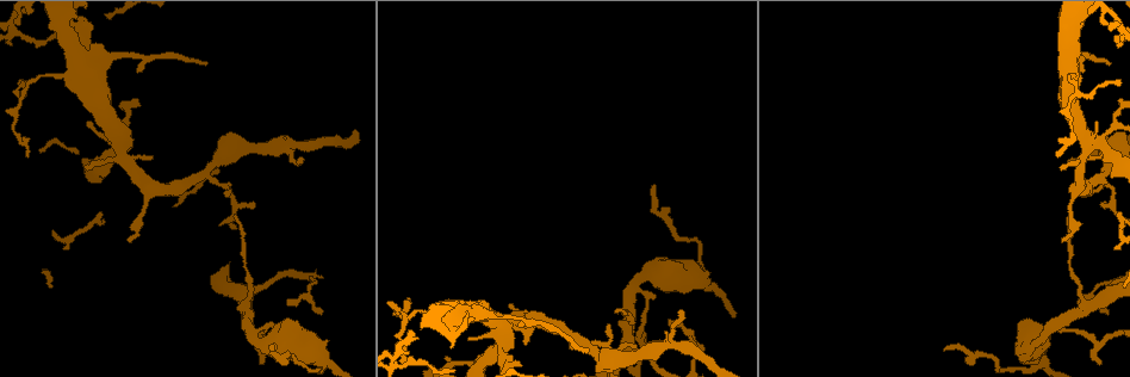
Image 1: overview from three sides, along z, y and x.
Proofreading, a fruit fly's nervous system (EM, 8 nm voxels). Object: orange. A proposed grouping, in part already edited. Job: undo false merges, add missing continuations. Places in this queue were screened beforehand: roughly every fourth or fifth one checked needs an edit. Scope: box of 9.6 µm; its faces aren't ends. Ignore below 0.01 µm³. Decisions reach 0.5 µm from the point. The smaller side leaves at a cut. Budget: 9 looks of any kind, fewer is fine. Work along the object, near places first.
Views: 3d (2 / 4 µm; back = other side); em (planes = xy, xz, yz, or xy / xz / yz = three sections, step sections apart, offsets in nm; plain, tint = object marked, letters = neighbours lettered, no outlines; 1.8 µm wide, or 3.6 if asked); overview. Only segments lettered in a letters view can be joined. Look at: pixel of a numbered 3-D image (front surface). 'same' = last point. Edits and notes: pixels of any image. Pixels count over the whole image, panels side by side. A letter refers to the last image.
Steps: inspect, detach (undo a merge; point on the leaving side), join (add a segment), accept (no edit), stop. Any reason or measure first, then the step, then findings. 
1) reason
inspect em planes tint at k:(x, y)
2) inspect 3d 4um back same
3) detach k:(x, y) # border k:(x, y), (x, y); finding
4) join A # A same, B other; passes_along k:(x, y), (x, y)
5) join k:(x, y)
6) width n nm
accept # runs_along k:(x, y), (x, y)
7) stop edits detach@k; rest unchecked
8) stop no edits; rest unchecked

sharp bend
inspect 3d 4um at 1:(1074, 136)

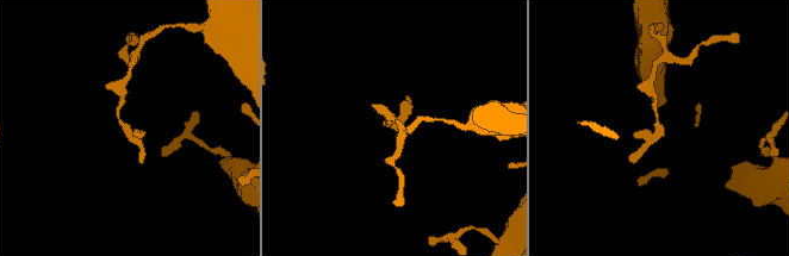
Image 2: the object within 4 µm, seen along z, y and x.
inspect em planes letters at 2:(128, 133)

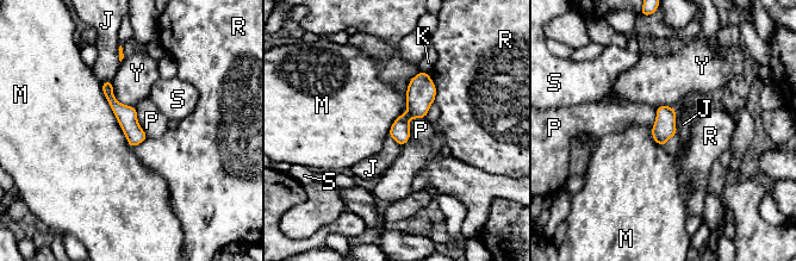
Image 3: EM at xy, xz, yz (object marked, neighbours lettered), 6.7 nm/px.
accept # J other, K other, M other, P other, R other, S other, Y other; border 3:(100, 85), (104, 97), (130, 145); all the same neuron

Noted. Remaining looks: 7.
sharp bend
inspect 3d 4um at 1:(119, 148)

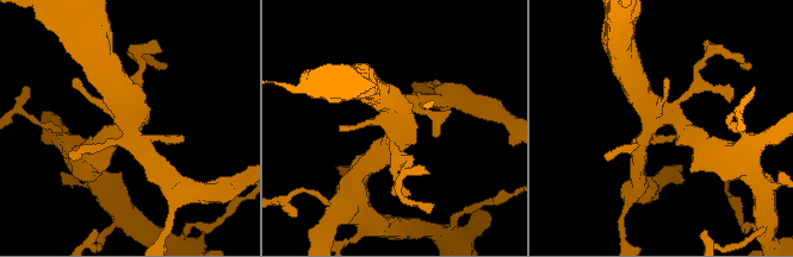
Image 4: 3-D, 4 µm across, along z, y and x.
inspect em planes letters at 4:(651, 125)

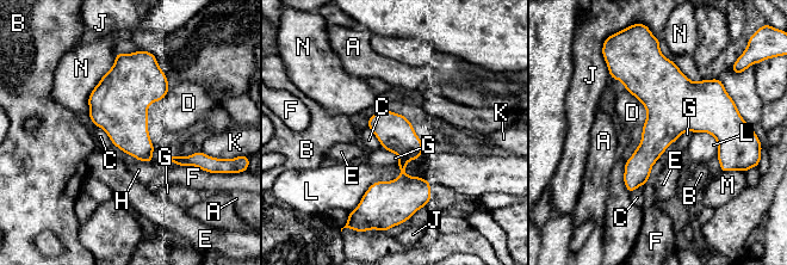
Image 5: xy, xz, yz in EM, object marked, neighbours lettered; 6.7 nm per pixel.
accept # A other, B other, C other, D other, E other, F other, G other, H other, J other, K other, L other, M other, N other; border 5:(384, 148), (394, 152), (398, 160); one neuron here

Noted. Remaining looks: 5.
branch stops here
inspect 3d 4um at 1:(235, 215)

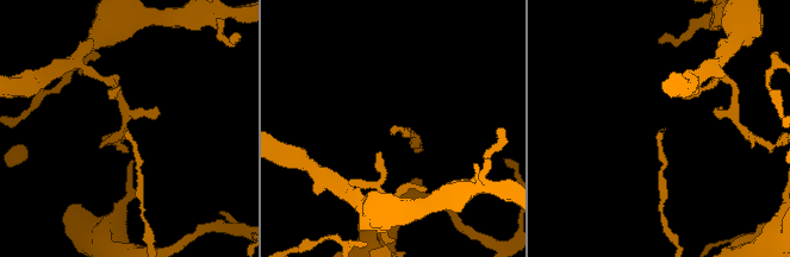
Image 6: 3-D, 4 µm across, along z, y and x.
need the tissue
inspect em planes letters at 6:(393, 132)

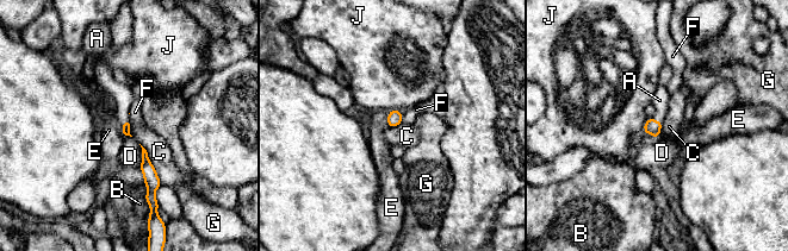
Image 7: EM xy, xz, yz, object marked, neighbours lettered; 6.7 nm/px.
longest_contact C 320 nm
accept # A other, B other, C other, D other, E other, F other, G other, J other; border 7:(140, 143), (146, 150), (162, 184); none of them fits

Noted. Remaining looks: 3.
abrupt turn
inspect em planes letters at 1:(1099, 346)

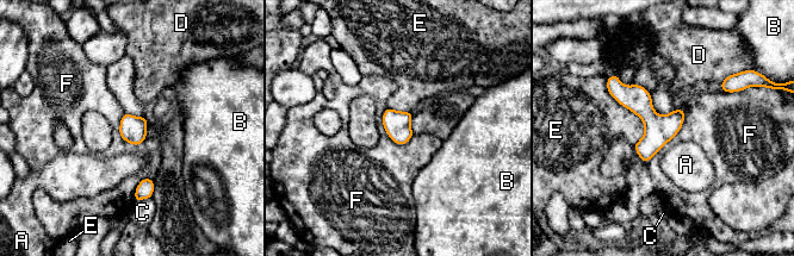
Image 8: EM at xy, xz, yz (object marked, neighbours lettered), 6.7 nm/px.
longest_contact E 500 nm
accept # A other, B other, C other, D other, E other, F other; border 8:(682, 107), (681, 129), (643, 162); all the same neuron

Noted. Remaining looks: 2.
stop no edits; rest unchecked

